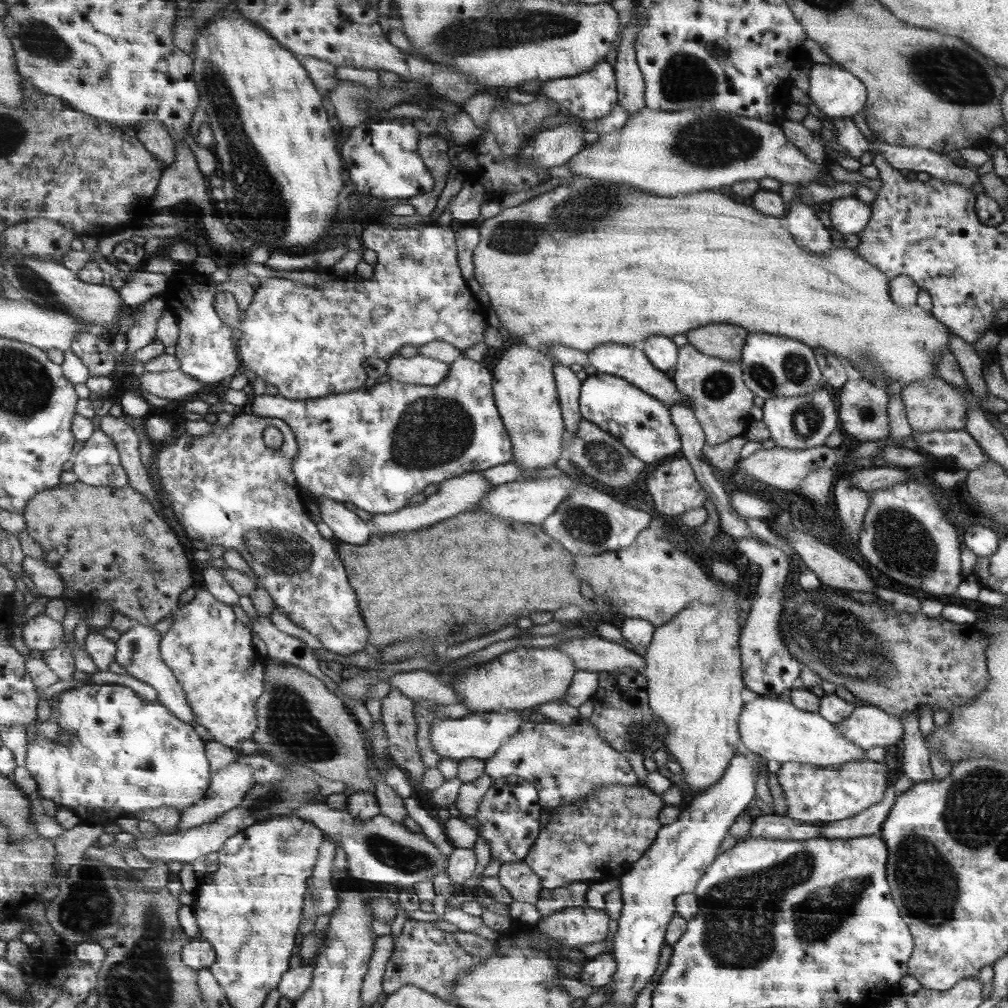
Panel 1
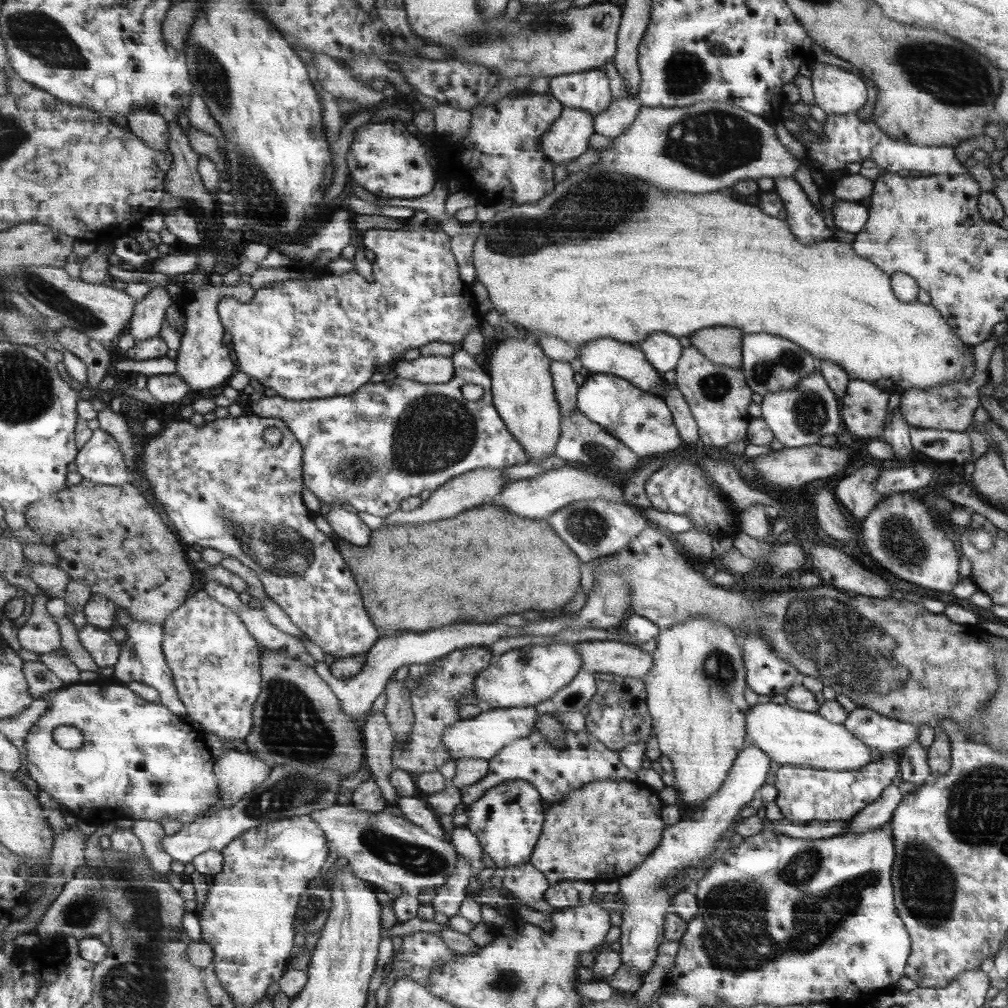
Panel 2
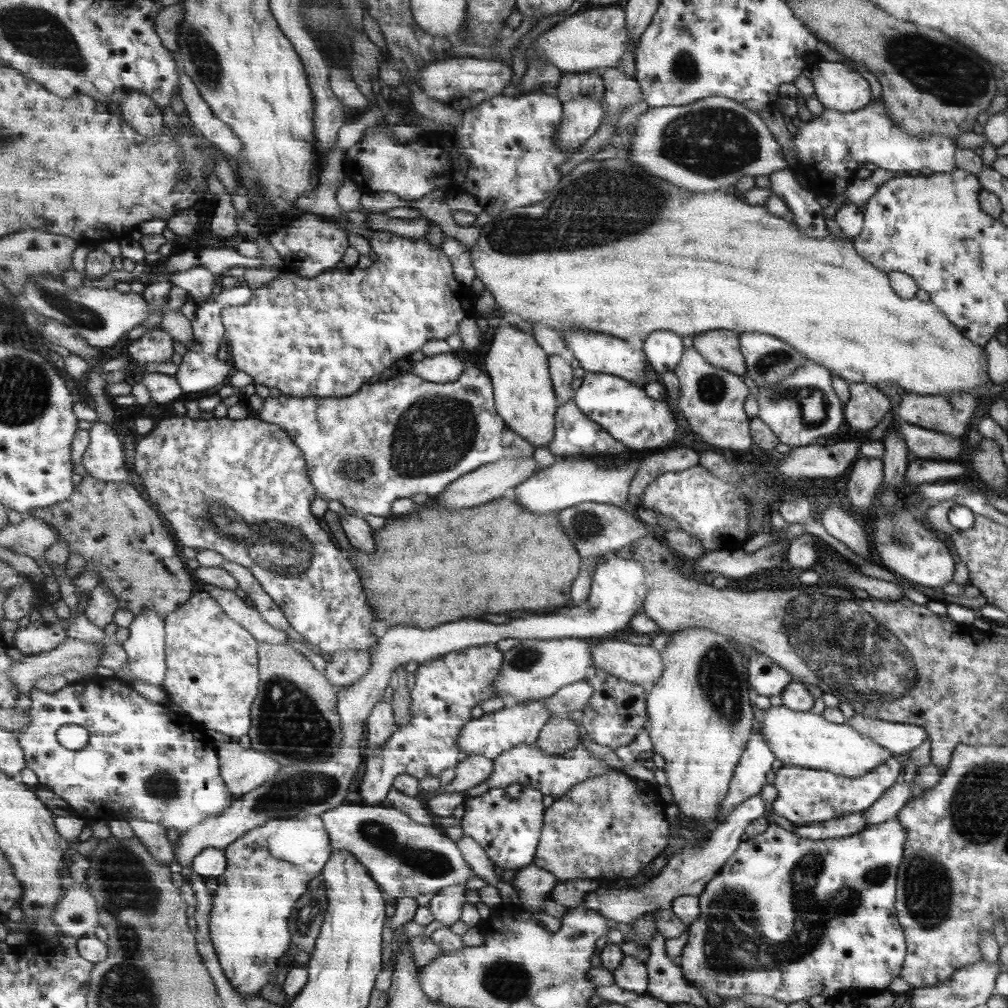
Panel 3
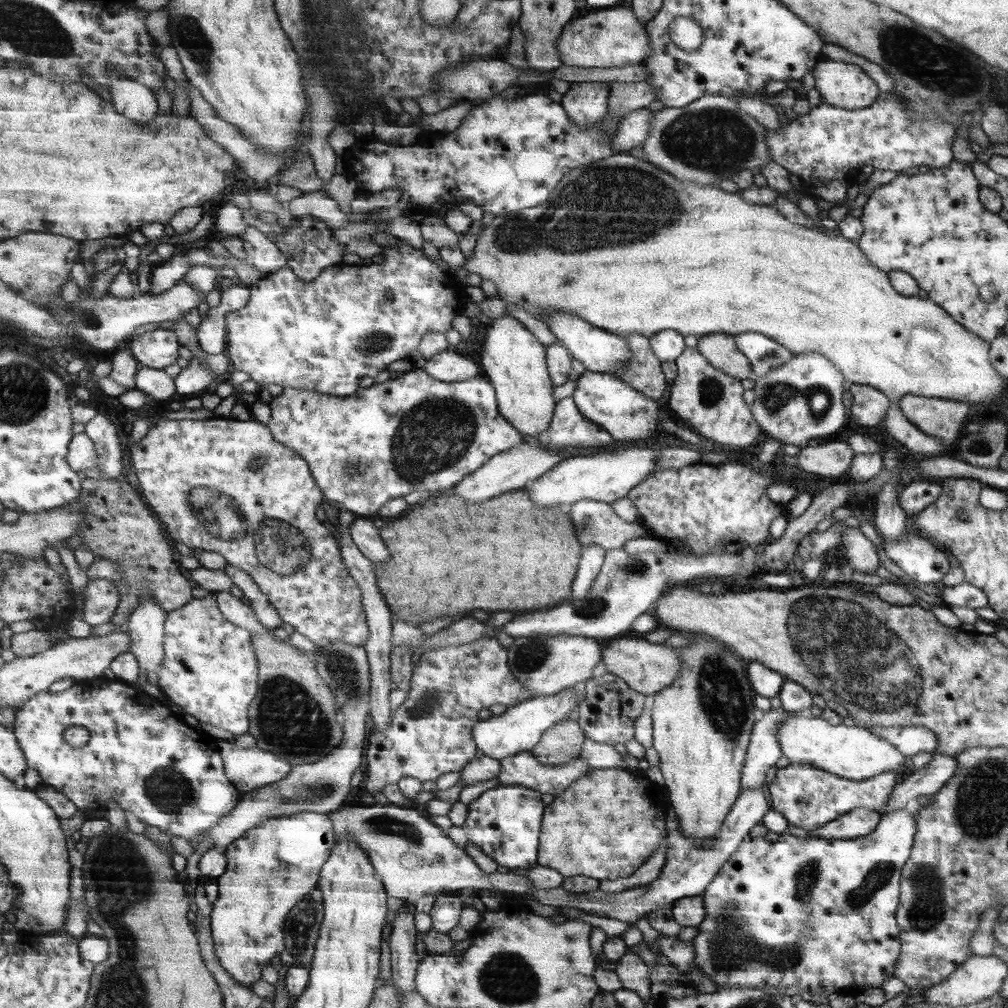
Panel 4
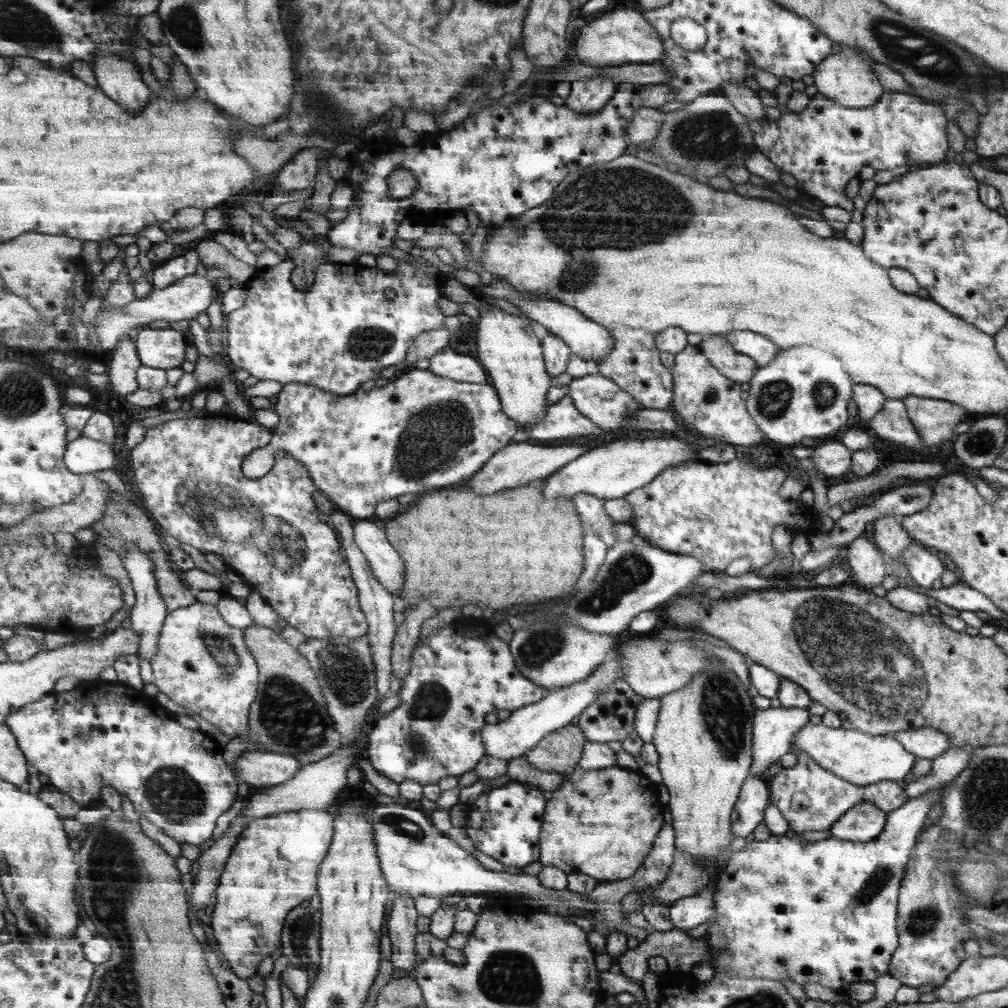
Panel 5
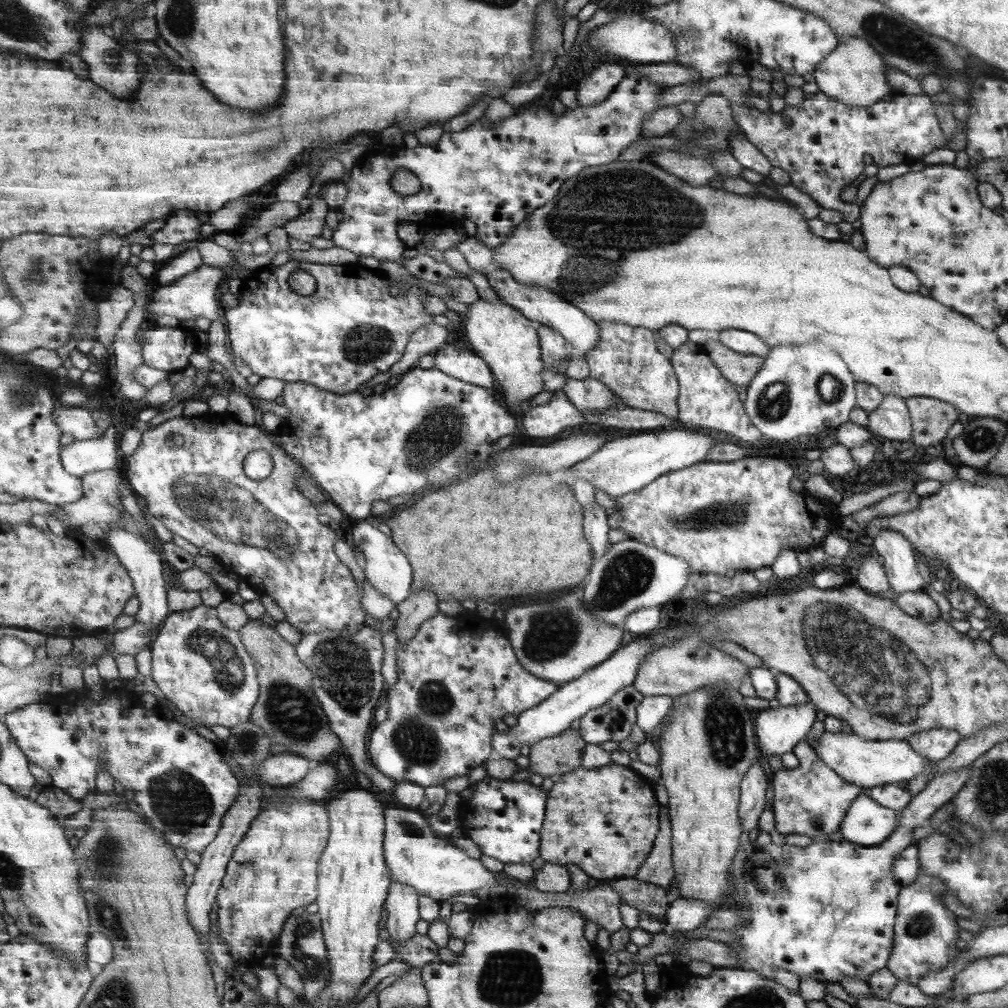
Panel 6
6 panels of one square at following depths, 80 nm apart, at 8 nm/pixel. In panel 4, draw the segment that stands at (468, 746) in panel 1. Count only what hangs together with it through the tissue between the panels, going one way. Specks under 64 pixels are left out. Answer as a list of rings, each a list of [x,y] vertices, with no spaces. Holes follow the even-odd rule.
[[[572,687],[553,696],[531,697],[517,706],[508,707],[502,715],[492,715],[488,719],[480,720],[472,732],[479,754],[502,761],[518,752],[532,751],[548,728],[567,718],[569,712],[576,710],[583,702],[578,692],[577,687]]]

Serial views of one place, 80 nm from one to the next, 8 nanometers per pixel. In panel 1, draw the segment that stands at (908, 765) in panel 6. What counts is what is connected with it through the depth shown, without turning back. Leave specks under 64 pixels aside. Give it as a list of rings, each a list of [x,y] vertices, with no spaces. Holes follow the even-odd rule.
[[[750,695],[738,719],[741,749],[761,756],[763,760],[775,762],[807,763],[819,768],[835,766],[865,758],[864,751],[851,744],[837,725],[831,724],[819,712],[807,712],[795,708],[794,704],[784,702],[777,696],[761,697]]]

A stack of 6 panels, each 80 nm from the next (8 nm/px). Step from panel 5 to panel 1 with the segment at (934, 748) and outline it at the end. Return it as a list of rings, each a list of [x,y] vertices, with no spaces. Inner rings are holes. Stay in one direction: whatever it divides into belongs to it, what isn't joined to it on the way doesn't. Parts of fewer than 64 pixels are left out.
[[[859,704],[845,720],[835,725],[841,731],[842,736],[845,736],[847,740],[851,741],[851,744],[857,745],[863,751],[873,748],[873,746],[881,746],[885,749],[902,737],[902,726],[896,716],[867,704]]]

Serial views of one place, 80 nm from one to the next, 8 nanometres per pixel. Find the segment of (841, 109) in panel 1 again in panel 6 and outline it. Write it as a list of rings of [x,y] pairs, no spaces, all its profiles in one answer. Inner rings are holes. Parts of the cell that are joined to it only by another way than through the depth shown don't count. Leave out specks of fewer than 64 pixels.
[[[850,38],[847,42],[839,42],[838,46],[822,59],[812,72],[818,91],[825,96],[852,107],[867,107],[881,100],[893,90],[885,80],[887,68],[882,57],[866,40]]]

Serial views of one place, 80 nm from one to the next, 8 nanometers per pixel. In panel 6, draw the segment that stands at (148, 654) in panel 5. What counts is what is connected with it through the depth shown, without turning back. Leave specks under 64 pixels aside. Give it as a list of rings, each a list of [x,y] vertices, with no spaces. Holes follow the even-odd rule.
[[[114,528],[105,534],[107,542],[114,548],[115,554],[135,581],[136,595],[140,600],[140,611],[134,616],[135,622],[146,624],[155,632],[162,628],[166,618],[172,613],[168,603],[168,585],[163,578],[163,555],[153,548],[144,538],[139,538],[122,528]]]

